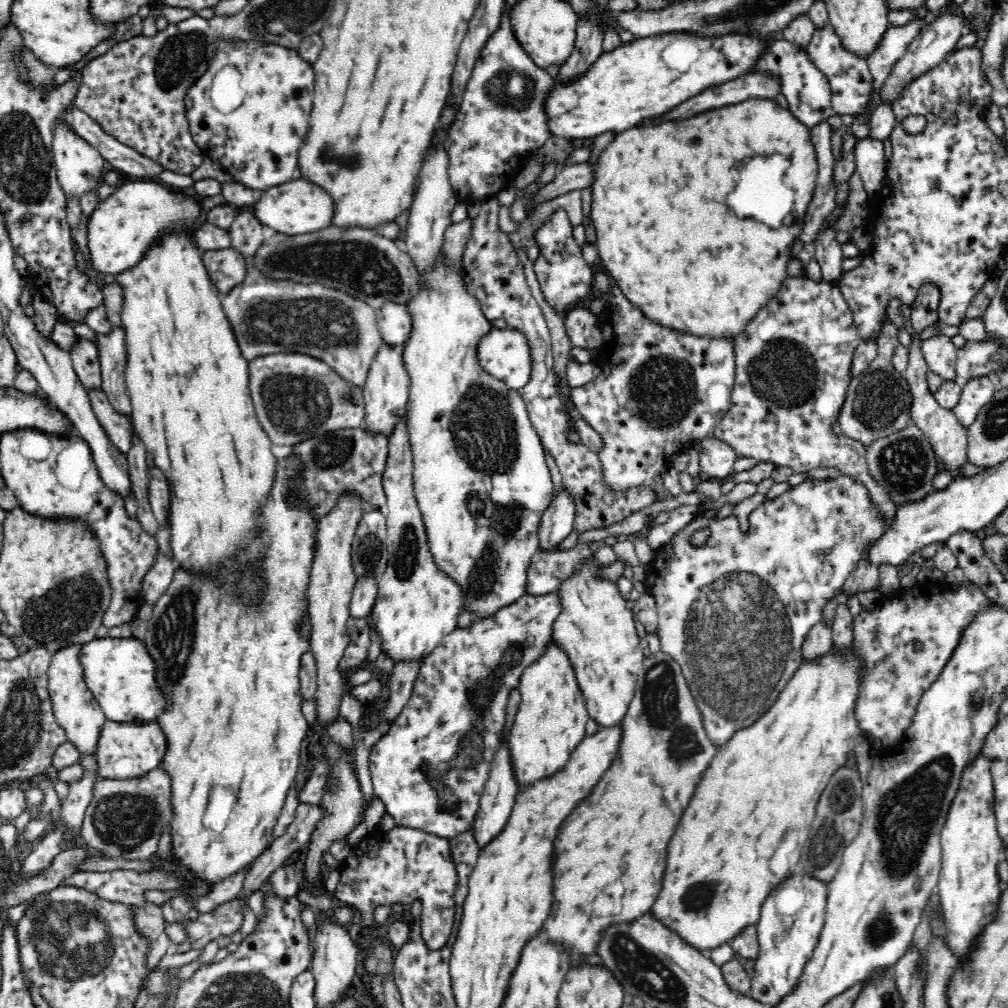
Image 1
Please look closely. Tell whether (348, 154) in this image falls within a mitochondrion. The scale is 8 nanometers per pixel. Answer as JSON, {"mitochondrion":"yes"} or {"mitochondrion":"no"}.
{"mitochondrion":"yes"}

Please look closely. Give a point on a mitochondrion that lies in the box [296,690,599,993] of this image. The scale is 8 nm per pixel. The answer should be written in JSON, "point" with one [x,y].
{"point":[339,783]}

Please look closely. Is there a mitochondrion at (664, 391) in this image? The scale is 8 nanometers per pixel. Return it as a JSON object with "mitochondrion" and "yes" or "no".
{"mitochondrion":"yes"}

